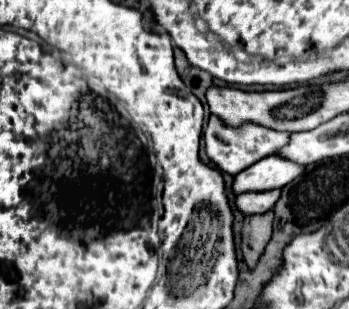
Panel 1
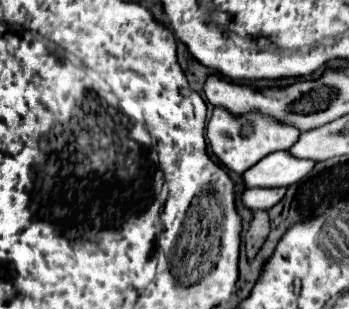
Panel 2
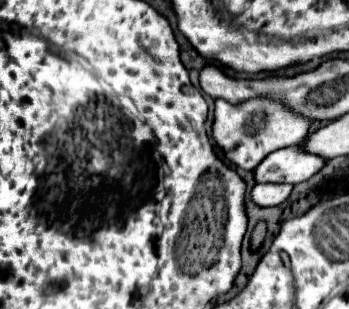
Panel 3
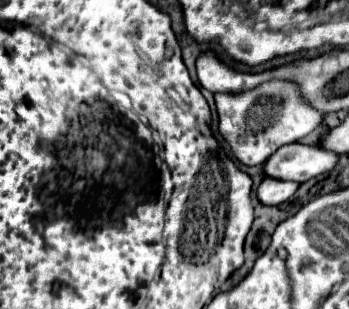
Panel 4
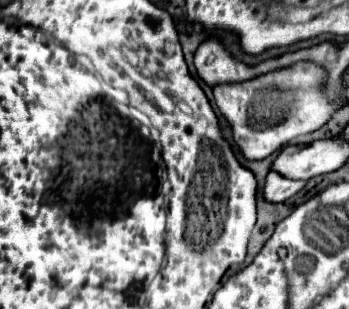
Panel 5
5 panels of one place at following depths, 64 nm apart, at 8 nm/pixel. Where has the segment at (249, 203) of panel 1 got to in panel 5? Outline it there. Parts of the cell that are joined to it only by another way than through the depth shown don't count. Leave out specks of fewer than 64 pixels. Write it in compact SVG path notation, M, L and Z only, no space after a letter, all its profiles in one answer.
M270 172L266 176L262 196L264 196L264 200L268 200L272 204L278 204L278 202L284 202L284 200L292 198L302 188L304 188L304 180L290 180L290 178L284 178L276 172Z

